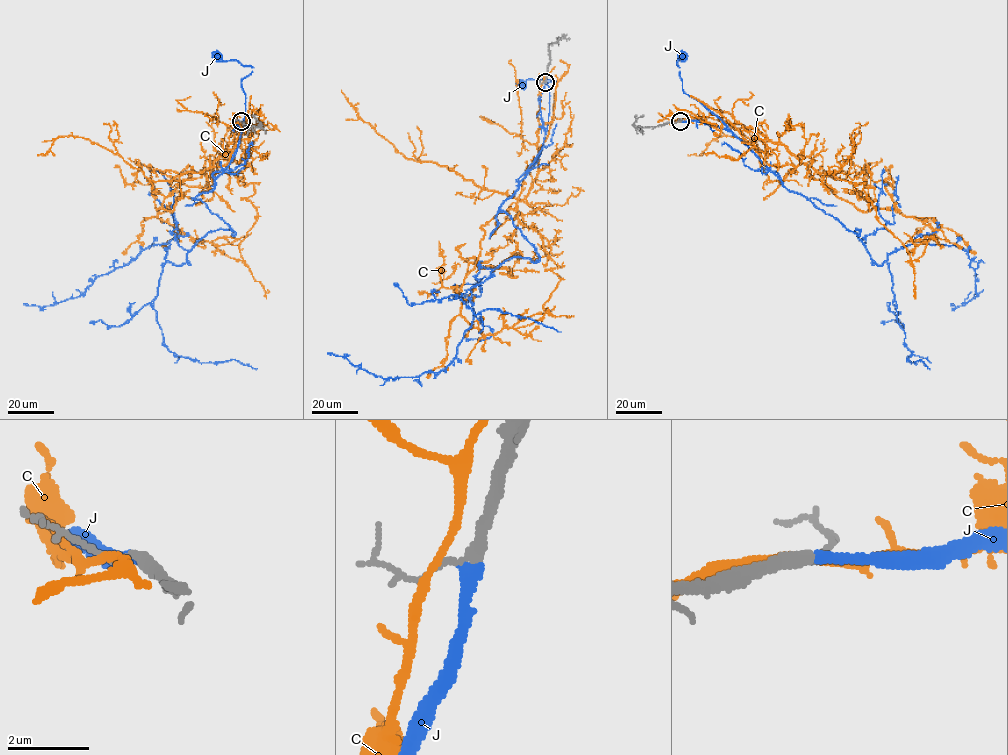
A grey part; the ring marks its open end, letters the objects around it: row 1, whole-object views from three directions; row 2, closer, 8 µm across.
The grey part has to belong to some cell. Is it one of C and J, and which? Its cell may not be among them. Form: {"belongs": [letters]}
{"belongs": ["J"]}

